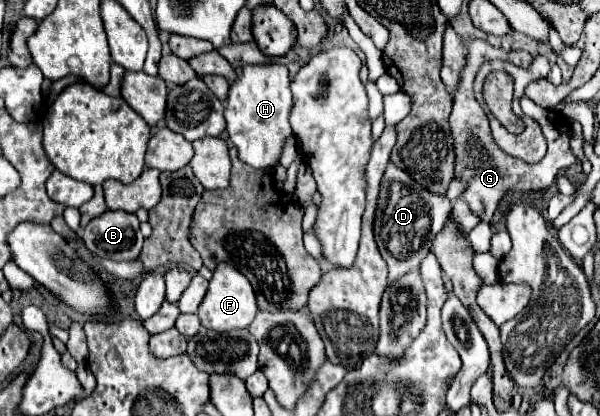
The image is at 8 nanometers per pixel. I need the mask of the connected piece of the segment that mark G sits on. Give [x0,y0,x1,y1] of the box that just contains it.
[449,37,579,221]

